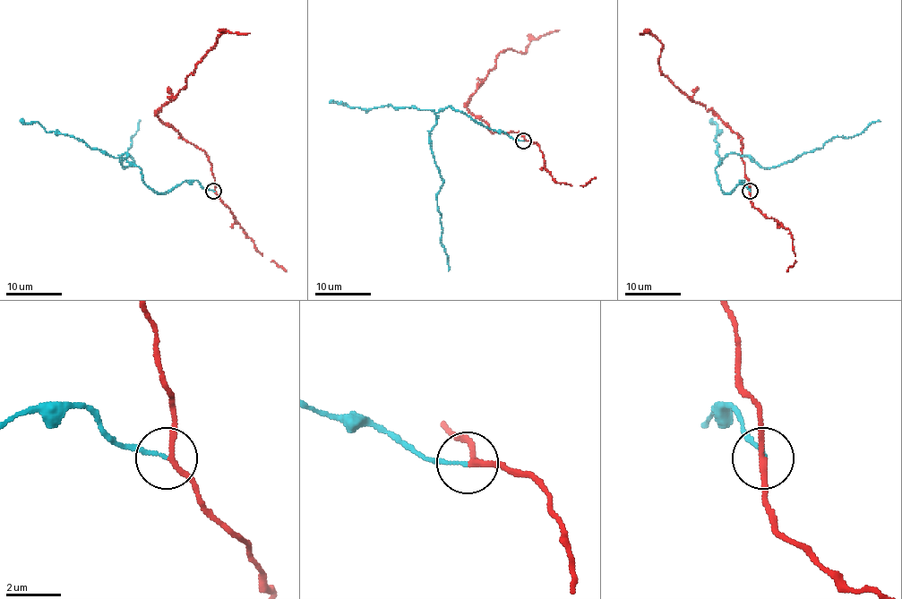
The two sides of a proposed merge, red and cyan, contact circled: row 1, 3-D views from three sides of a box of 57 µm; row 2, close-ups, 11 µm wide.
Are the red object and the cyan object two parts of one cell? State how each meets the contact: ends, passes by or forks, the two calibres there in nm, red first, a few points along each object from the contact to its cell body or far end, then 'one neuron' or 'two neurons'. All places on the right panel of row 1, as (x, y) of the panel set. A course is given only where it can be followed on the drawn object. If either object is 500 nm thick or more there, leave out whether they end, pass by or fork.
red passes by | cyan ends | 180/120 nm | red via (750, 192), (742, 138), (662, 73), (662, 44), (648, 31), (639, 33) | cyan via (750, 192), (742, 180), (731, 192), (717, 183), (715, 170), (731, 152), (776, 167), (880, 121) | two neurons

